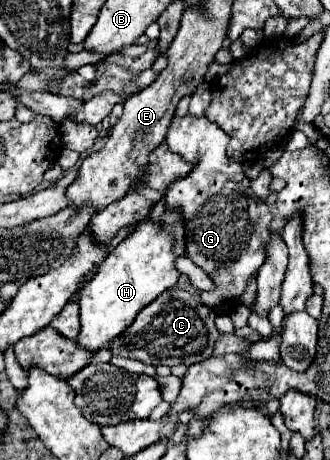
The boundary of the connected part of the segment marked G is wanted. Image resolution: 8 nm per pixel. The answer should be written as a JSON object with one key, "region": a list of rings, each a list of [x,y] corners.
{"region":[[[175,116],[165,142],[185,162],[193,164],[187,176],[177,178],[169,186],[165,208],[177,210],[183,216],[185,252],[215,284],[213,290],[199,292],[201,304],[217,312],[227,312],[241,302],[249,278],[267,258],[267,244],[271,238],[269,224],[273,214],[267,204],[253,194],[251,182],[243,174],[241,164],[227,156],[225,148],[229,136],[217,124],[207,118]]]}

